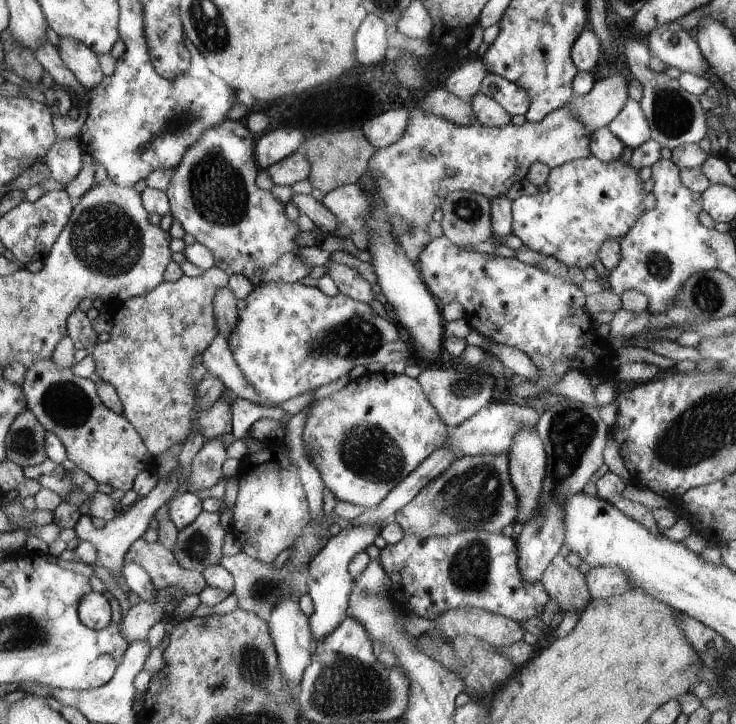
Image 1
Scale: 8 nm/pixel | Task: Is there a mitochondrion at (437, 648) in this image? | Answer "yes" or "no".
yes

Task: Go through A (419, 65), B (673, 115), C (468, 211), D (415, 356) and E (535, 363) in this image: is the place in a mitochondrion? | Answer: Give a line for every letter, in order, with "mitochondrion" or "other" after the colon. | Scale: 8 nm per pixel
A: mitochondrion
B: mitochondrion
C: mitochondrion
D: other
E: other

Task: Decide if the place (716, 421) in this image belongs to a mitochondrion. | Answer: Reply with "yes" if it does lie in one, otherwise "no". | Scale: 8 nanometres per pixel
yes

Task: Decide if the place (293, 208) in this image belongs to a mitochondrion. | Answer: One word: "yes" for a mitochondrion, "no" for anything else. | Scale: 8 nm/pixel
no

